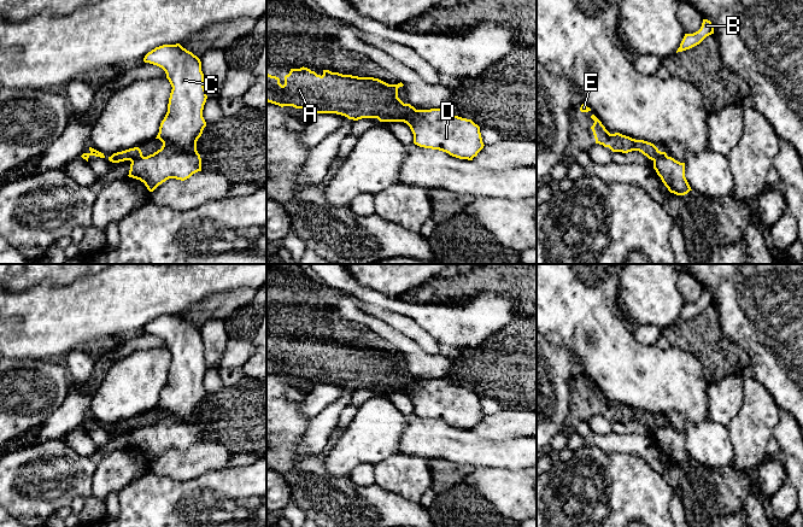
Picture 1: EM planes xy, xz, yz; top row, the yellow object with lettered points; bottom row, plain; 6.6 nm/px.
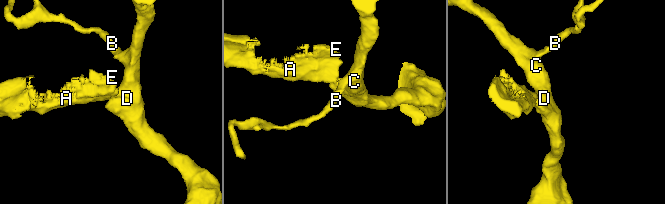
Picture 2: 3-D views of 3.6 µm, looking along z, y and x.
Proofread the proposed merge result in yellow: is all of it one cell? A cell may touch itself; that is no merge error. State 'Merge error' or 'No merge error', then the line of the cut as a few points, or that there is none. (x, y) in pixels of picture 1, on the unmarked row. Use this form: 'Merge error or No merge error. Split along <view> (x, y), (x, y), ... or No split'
Merge error. Split along yz (667, 426), (654, 431)

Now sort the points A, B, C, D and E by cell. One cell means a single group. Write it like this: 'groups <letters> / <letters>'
groups A E / B C D

